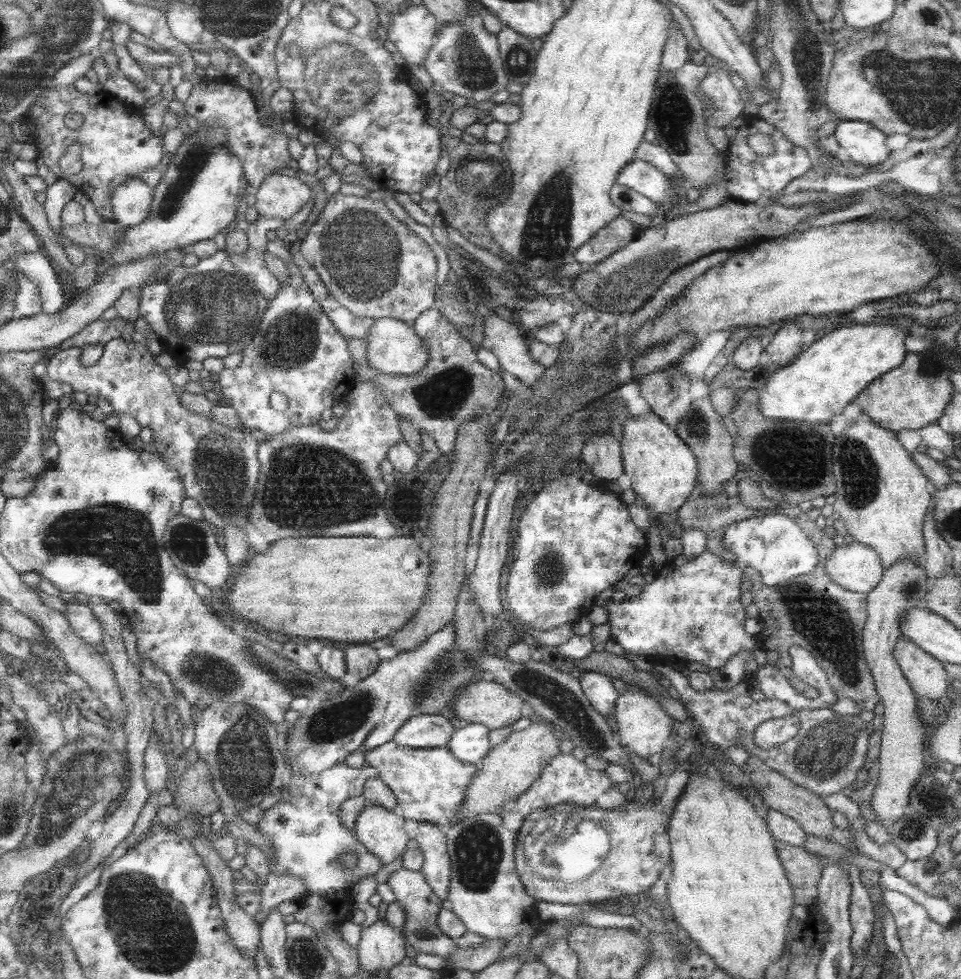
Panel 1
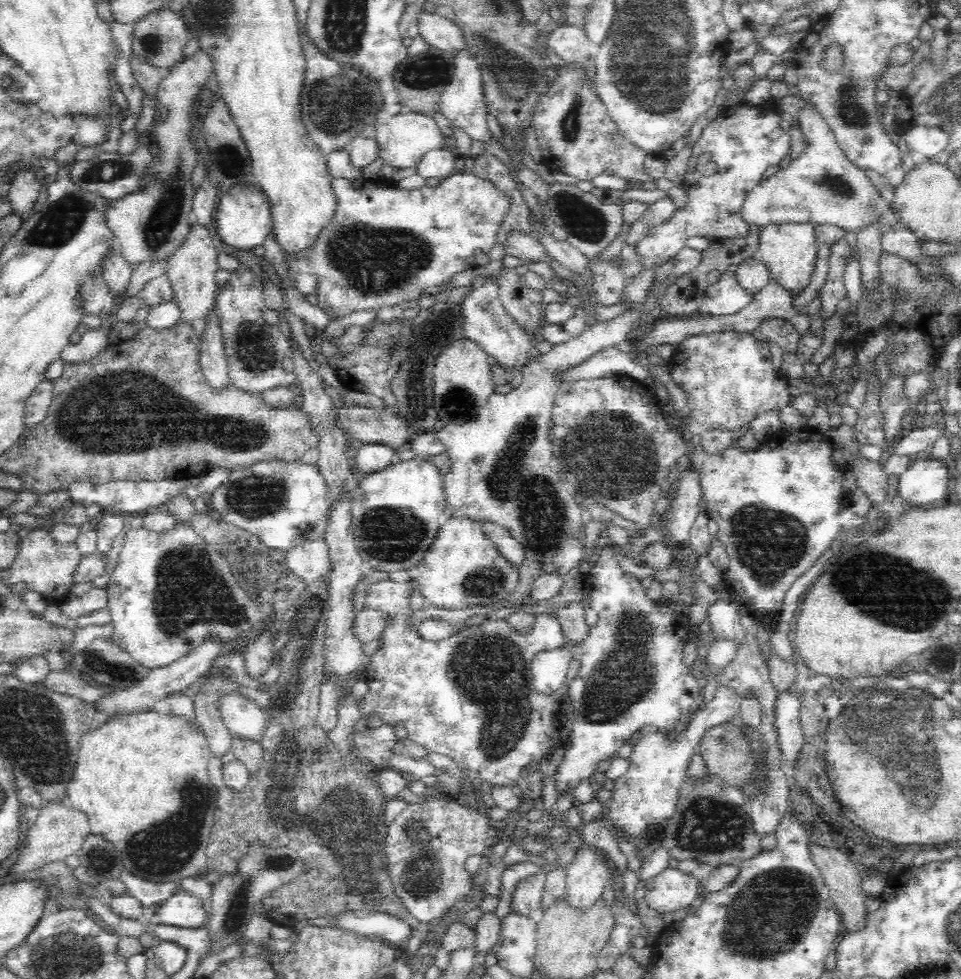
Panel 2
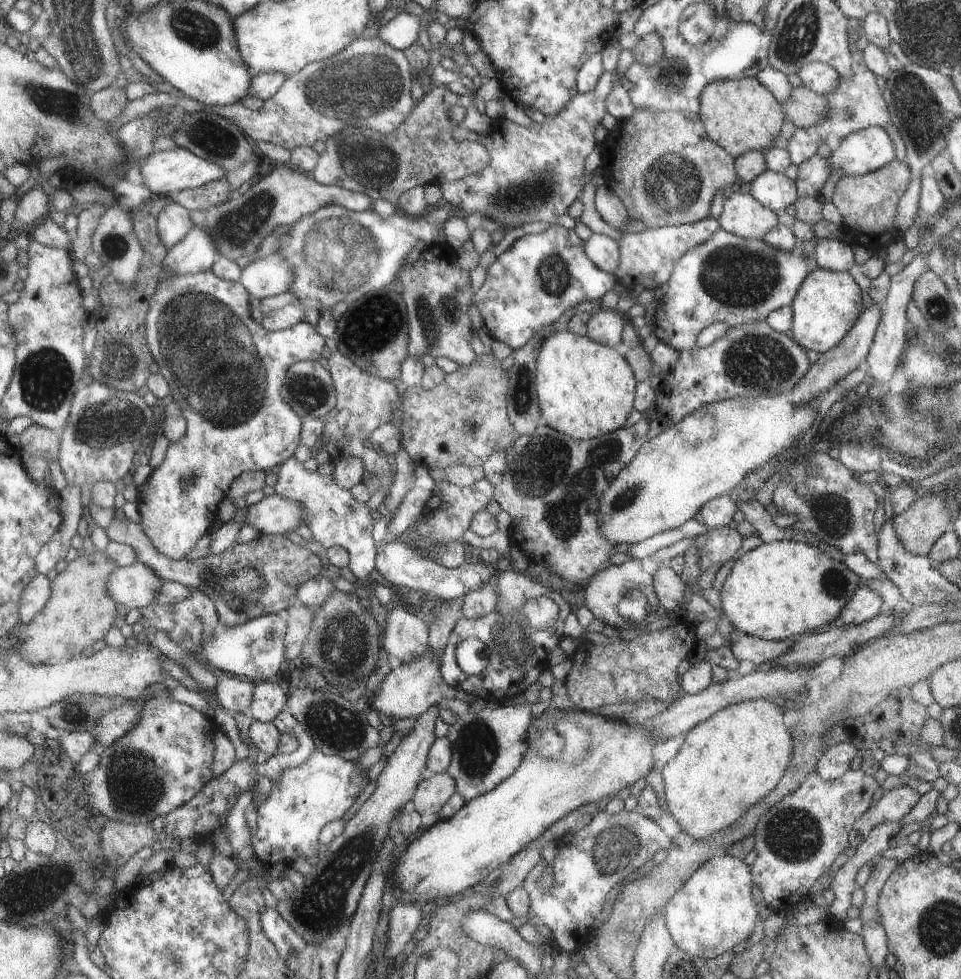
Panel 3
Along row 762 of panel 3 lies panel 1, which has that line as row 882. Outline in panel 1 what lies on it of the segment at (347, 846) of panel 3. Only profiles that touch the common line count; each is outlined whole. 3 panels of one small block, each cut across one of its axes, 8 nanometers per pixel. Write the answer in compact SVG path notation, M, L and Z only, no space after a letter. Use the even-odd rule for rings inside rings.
M400 866L390 874L387 884L391 887L396 901L406 910L407 920L403 933L408 944L415 950L447 960L458 946L456 940L449 938L438 923L439 913L448 906L437 898L424 874Z

